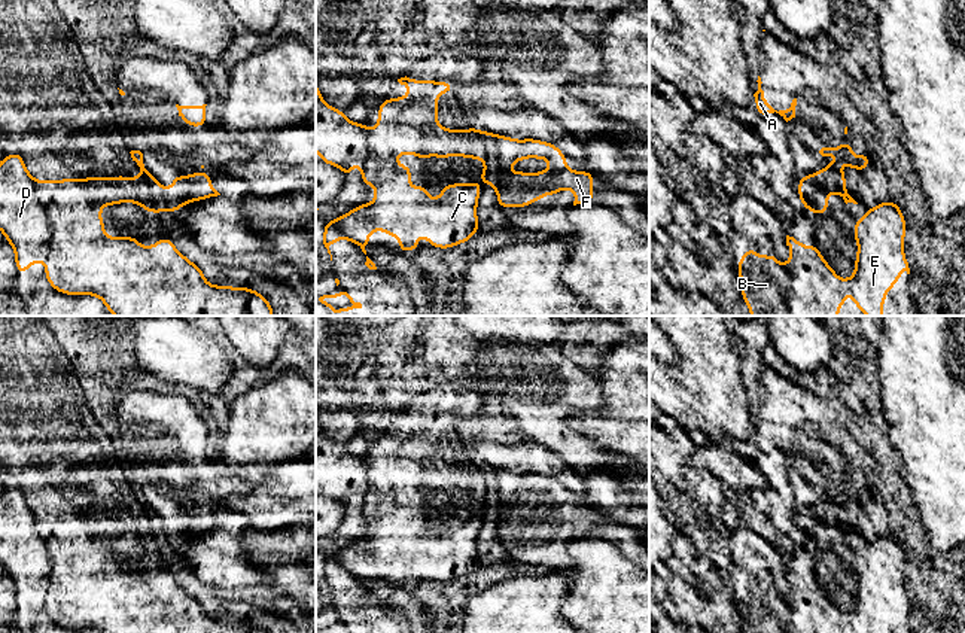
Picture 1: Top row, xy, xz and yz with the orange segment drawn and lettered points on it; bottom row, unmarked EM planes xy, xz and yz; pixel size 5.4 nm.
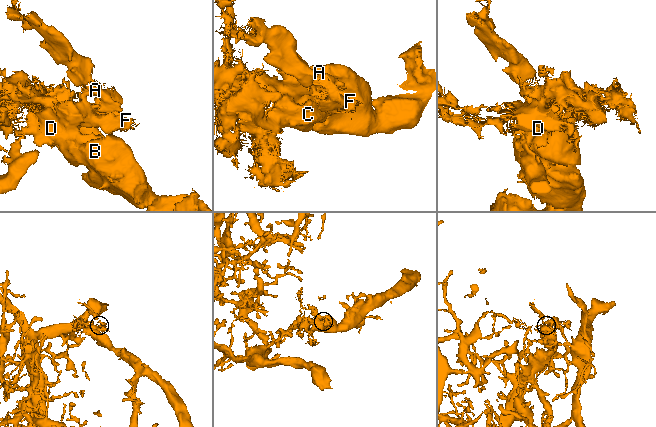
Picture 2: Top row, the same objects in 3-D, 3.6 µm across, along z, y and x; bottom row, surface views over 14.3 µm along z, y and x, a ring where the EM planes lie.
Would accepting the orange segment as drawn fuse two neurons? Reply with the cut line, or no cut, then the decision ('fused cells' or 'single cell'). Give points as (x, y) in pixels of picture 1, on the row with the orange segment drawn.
xy (142, 175), (148, 183), (152, 203), (160, 212) | fused cells

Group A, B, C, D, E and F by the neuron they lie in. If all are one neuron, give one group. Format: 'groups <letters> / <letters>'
groups A F / B C D E

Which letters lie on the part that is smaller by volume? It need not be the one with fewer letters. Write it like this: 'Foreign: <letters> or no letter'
Foreign: A, F

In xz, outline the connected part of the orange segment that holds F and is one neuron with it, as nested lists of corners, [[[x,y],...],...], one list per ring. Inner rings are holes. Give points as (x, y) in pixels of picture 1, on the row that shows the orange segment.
[[[481,131],[481,137],[485,144],[487,158],[484,159],[485,167],[484,171],[480,173],[480,179],[496,191],[499,207],[529,207],[532,201],[541,201],[544,195],[555,195],[561,189],[575,192],[573,206],[593,203],[596,189],[591,186],[591,180],[596,176],[590,171],[573,171],[569,168],[566,165],[566,155],[555,144],[536,139],[517,140],[487,131]],[[527,158],[548,159],[550,168],[538,173],[512,173],[509,170],[515,161]]]

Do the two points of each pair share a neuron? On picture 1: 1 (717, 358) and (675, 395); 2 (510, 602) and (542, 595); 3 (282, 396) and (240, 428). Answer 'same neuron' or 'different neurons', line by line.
1: same neuron
2: same neuron
3: same neuron

